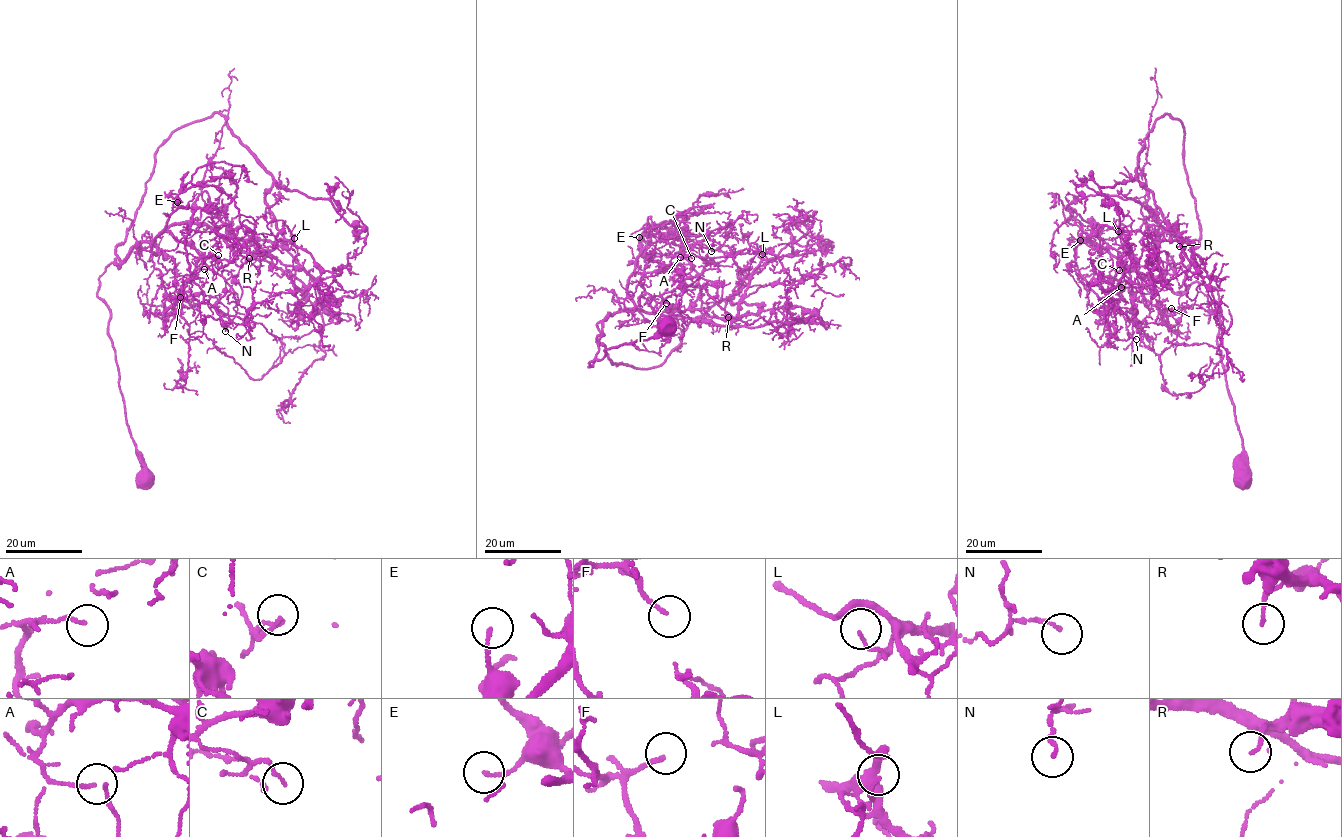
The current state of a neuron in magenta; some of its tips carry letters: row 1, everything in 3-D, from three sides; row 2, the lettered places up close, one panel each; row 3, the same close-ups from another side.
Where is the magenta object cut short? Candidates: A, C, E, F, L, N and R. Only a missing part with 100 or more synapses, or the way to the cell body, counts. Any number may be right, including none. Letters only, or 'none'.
L

